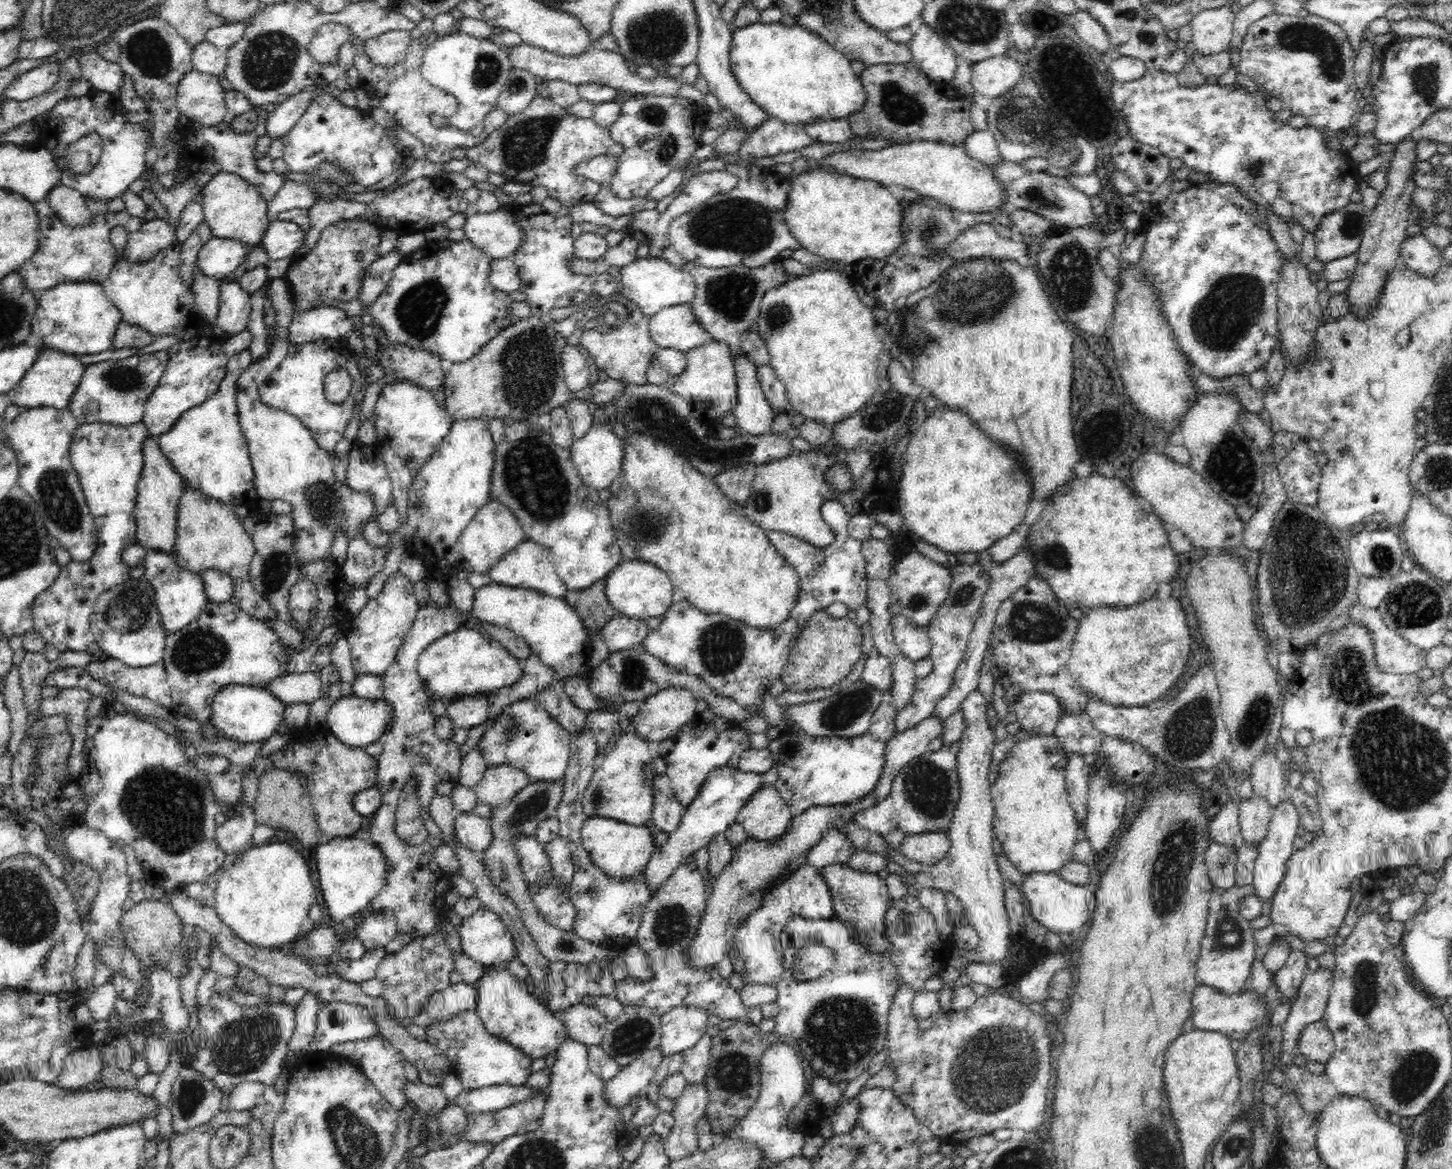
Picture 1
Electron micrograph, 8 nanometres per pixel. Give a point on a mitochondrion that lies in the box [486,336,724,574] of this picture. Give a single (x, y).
(531, 473)

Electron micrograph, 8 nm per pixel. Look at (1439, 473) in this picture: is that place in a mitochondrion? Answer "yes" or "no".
yes

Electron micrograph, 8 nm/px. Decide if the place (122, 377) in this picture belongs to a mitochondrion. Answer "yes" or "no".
yes

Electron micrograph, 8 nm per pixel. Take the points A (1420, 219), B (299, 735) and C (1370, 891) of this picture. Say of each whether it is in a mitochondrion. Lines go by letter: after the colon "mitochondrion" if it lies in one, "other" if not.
A: other
B: other
C: other

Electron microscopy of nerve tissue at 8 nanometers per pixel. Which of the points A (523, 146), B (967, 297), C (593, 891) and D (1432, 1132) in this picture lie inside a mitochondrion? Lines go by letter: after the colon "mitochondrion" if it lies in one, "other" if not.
A: mitochondrion
B: mitochondrion
C: other
D: mitochondrion

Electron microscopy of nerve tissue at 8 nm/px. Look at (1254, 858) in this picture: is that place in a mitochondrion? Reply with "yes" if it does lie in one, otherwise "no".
no

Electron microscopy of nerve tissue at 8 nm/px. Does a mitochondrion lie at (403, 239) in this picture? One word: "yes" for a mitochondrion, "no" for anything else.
no

